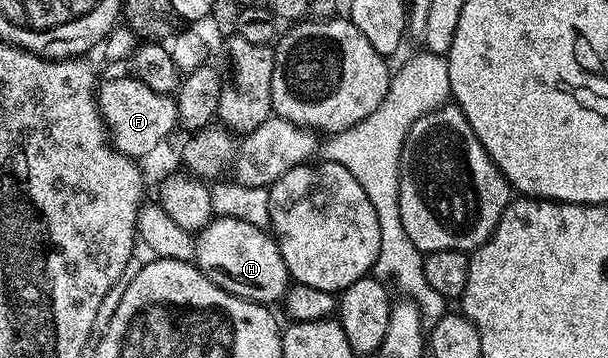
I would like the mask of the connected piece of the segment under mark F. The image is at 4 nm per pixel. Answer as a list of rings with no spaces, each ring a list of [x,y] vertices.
[[[132,75],[117,77],[100,86],[99,104],[103,110],[105,124],[111,132],[112,144],[121,153],[134,159],[142,159],[153,153],[165,141],[165,136],[178,128],[177,103],[168,93],[151,91]]]

